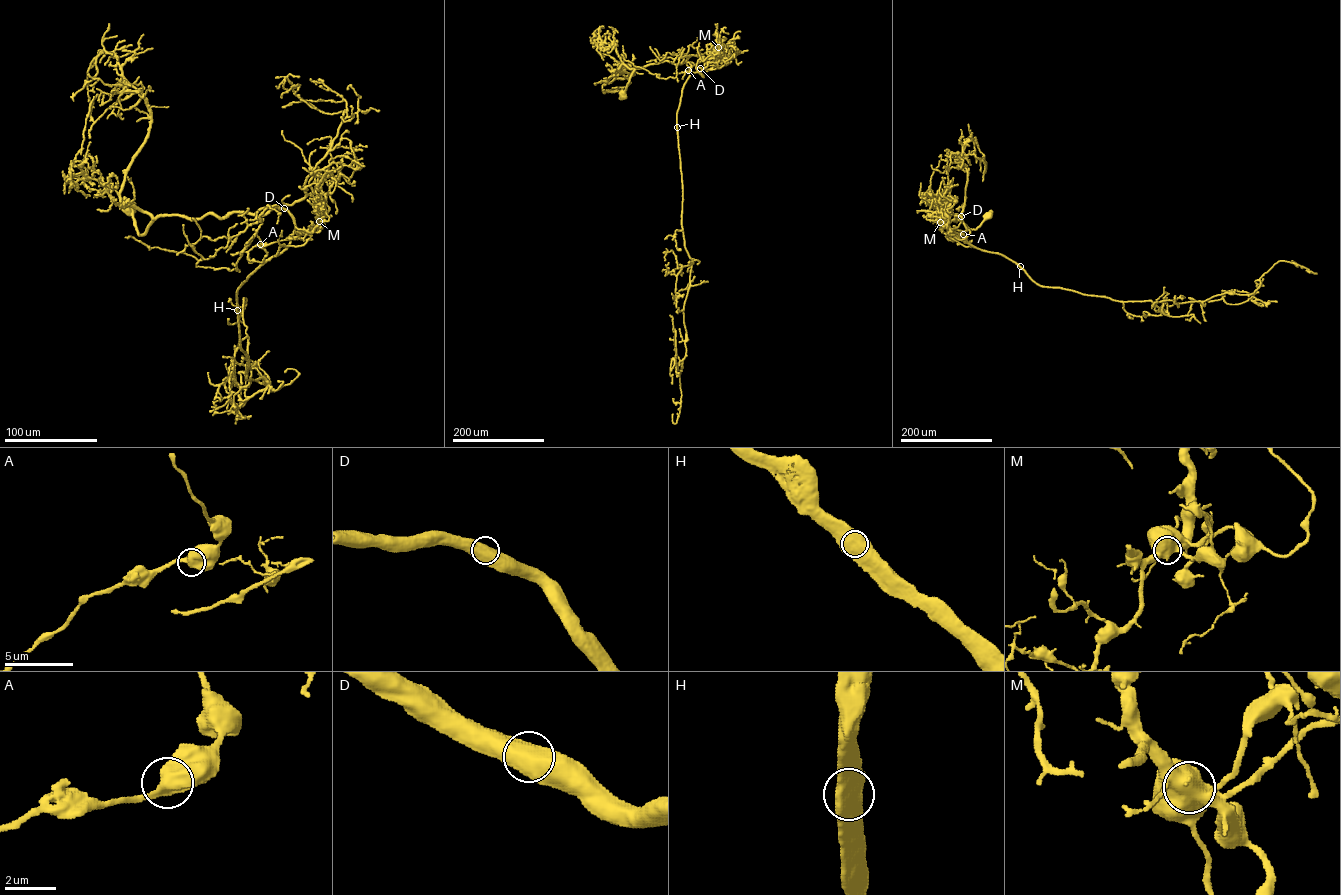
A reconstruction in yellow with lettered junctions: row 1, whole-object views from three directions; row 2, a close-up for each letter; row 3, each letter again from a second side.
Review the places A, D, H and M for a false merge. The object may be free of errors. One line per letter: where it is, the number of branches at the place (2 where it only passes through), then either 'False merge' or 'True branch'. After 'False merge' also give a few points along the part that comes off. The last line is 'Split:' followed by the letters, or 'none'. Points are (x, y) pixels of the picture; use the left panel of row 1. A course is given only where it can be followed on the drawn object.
A: Place: (260, 244). Branches: 2. True branch
D: Place: (284, 208). Branches: 3. True branch
H: Place: (237, 310). Branches: 2. True branch
M: Place: (319, 221). Branches: 3. False merge. Course of the part to remove: (319, 221), (322, 219), (322, 228), (318, 232), (302, 231), (294, 238), (259, 248)
Split: M

